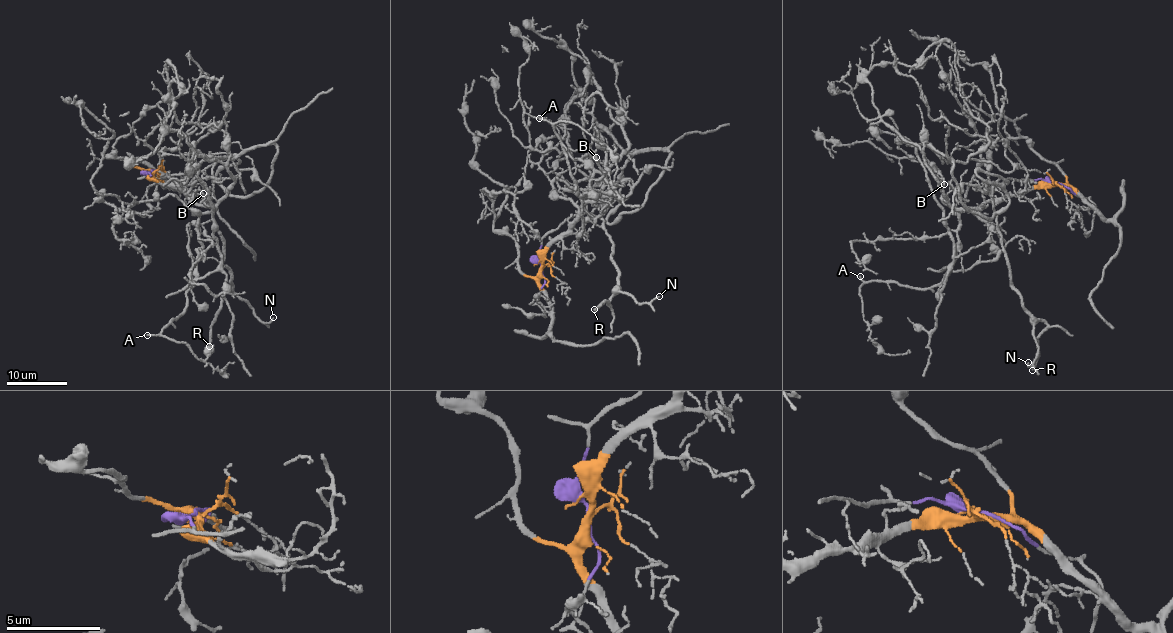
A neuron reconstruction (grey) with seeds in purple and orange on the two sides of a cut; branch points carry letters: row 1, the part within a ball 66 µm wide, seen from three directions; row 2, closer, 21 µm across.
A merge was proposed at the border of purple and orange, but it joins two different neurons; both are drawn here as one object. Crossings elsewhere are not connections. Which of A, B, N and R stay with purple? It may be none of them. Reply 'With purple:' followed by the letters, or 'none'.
With purple: N, R

